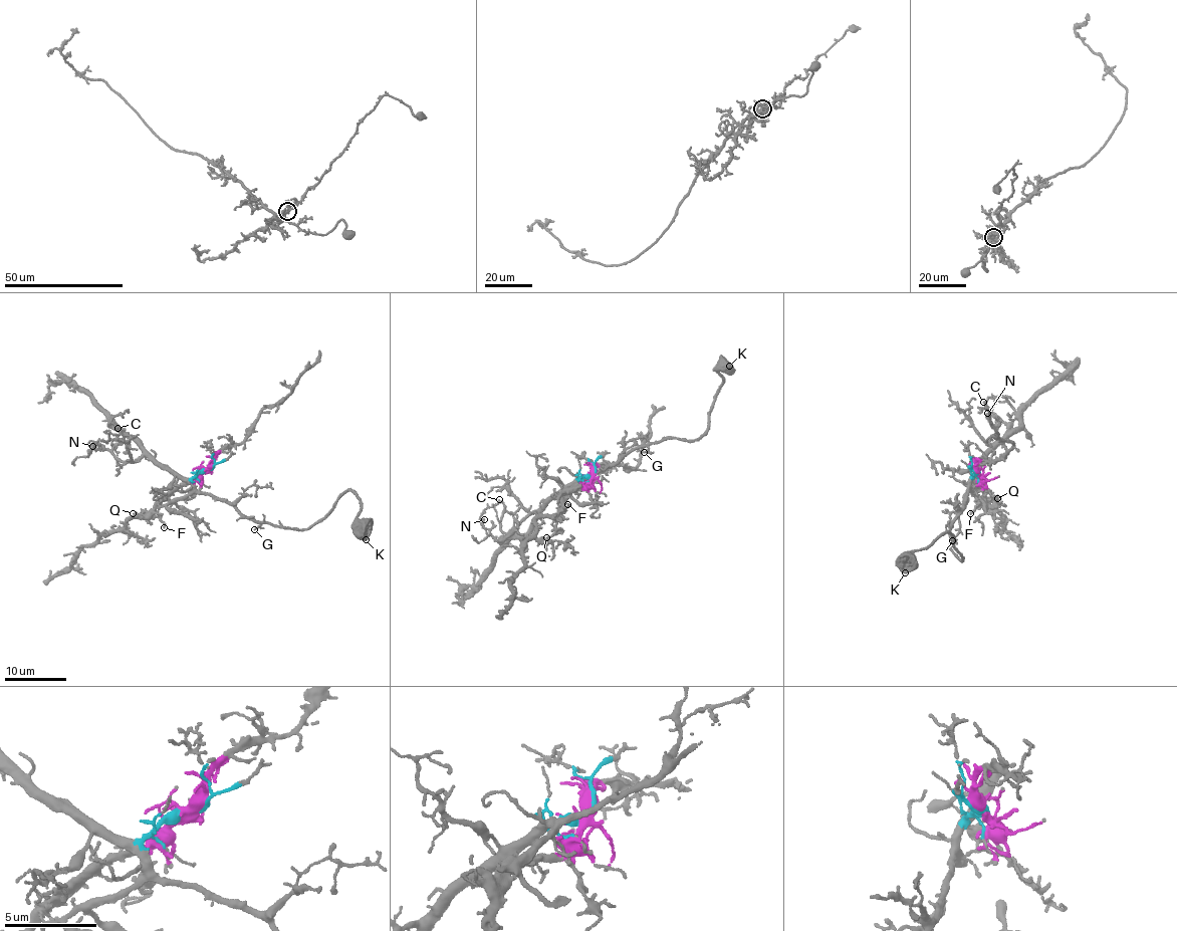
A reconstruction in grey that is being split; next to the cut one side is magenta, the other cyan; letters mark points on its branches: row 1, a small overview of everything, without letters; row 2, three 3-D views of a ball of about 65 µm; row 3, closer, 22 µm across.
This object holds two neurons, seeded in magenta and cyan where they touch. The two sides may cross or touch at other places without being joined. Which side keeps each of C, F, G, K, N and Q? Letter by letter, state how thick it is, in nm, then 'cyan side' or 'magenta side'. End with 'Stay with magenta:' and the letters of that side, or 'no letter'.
C: calibre 170 nm; cyan side
F: calibre 130 nm; magenta side
G: calibre 70 nm; cyan side
K: calibre 600 nm; cyan side
N: calibre 130 nm; cyan side
Q: calibre 130 nm; magenta side
Stay with magenta: F, Q

